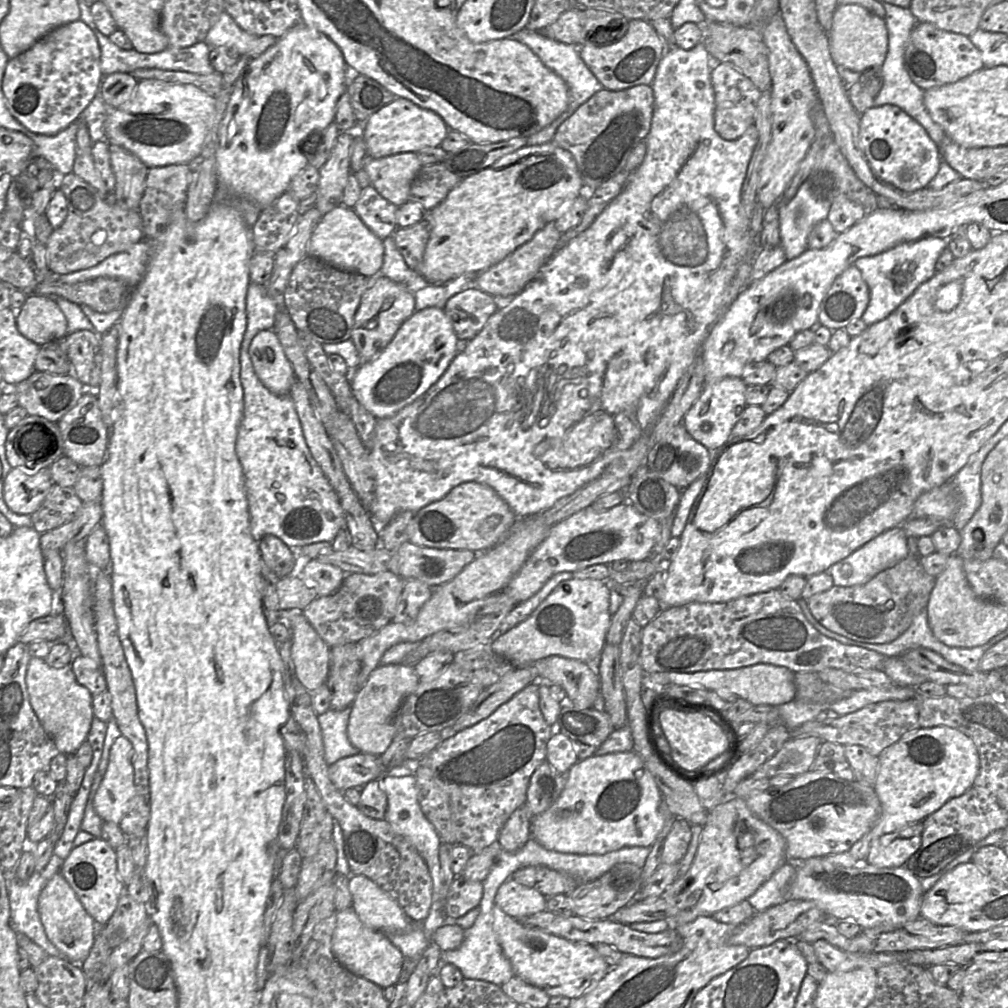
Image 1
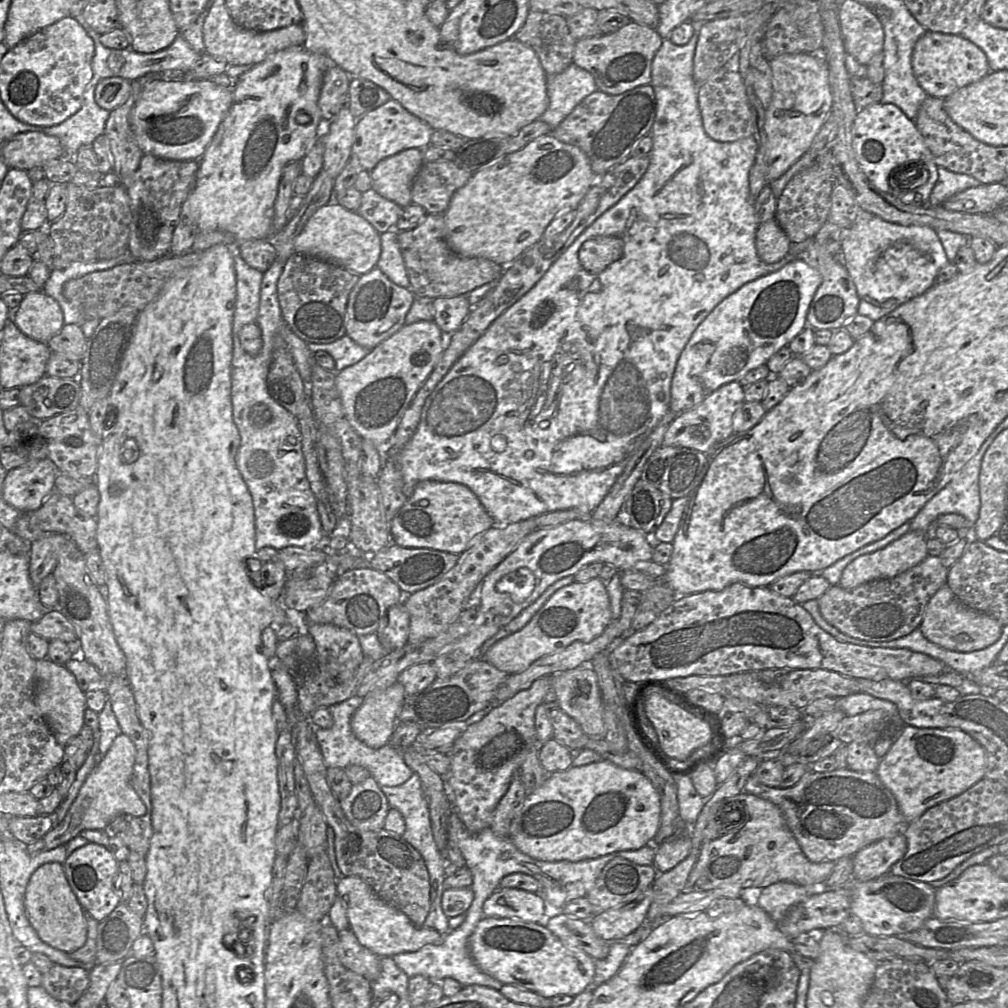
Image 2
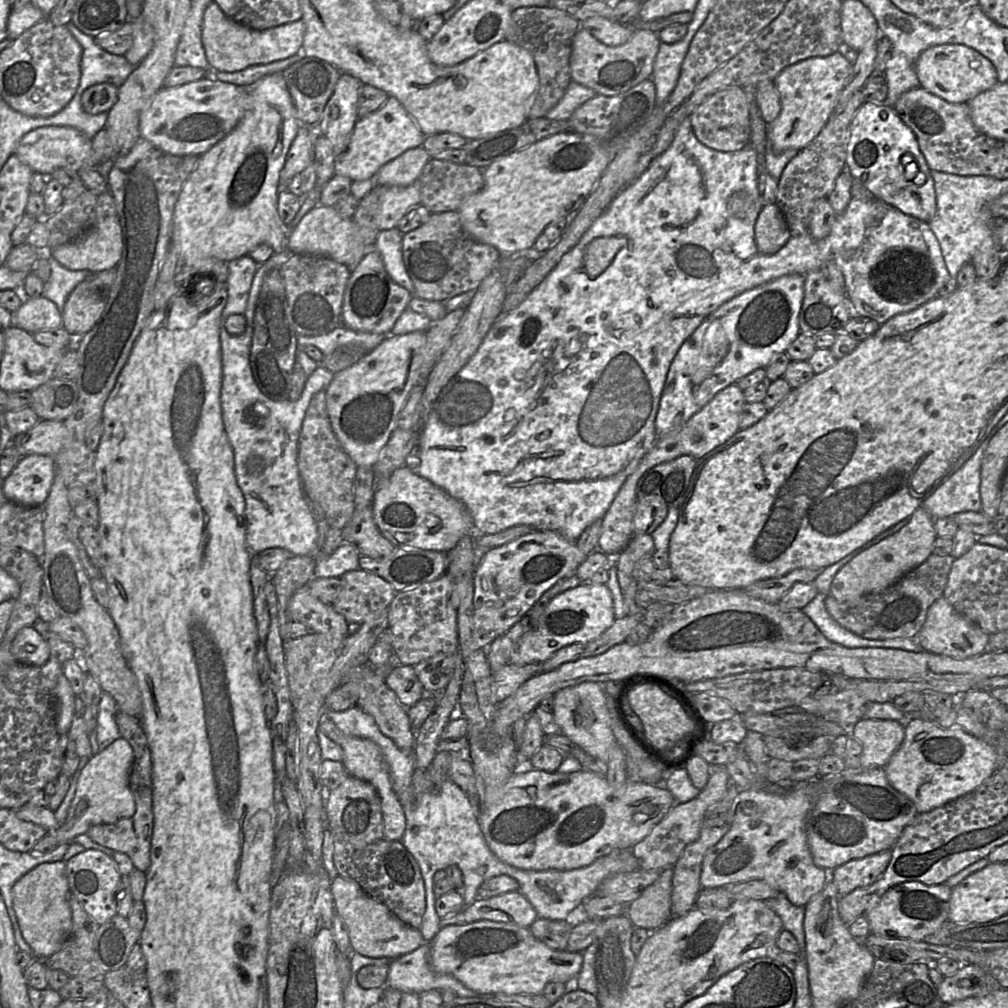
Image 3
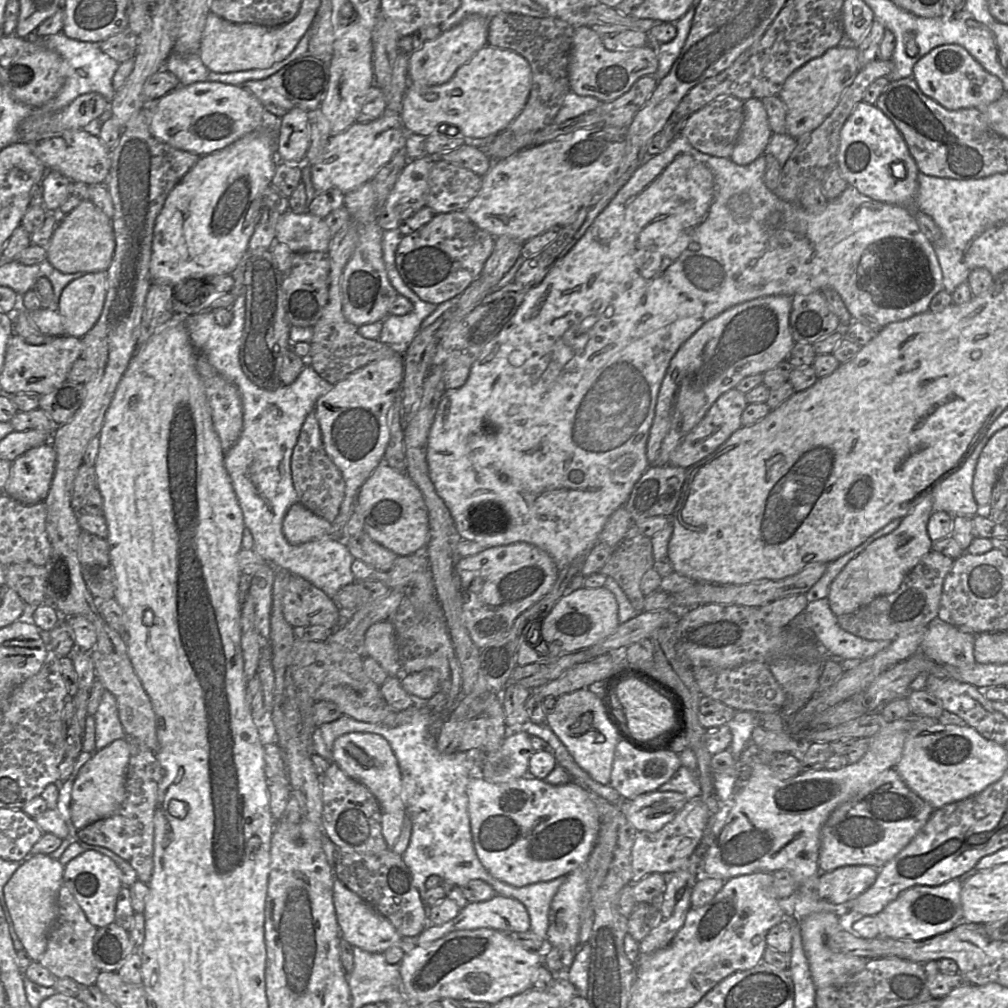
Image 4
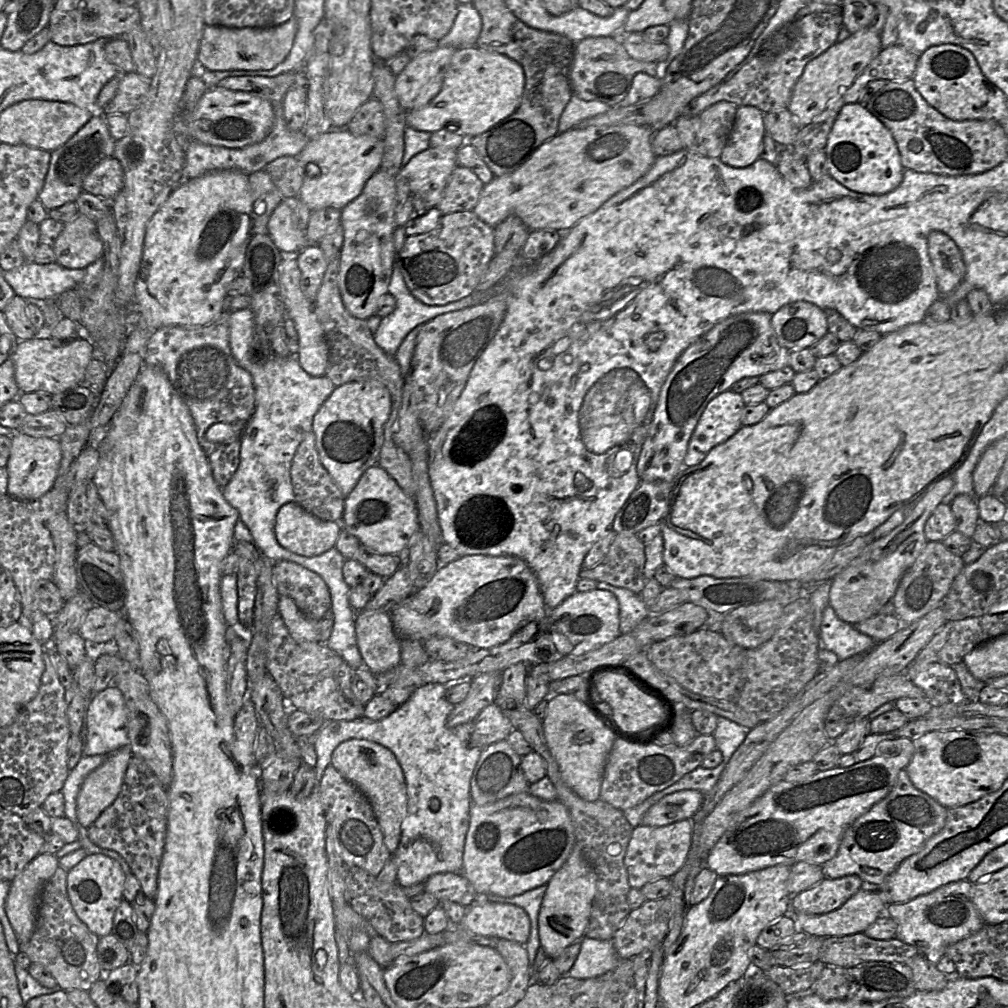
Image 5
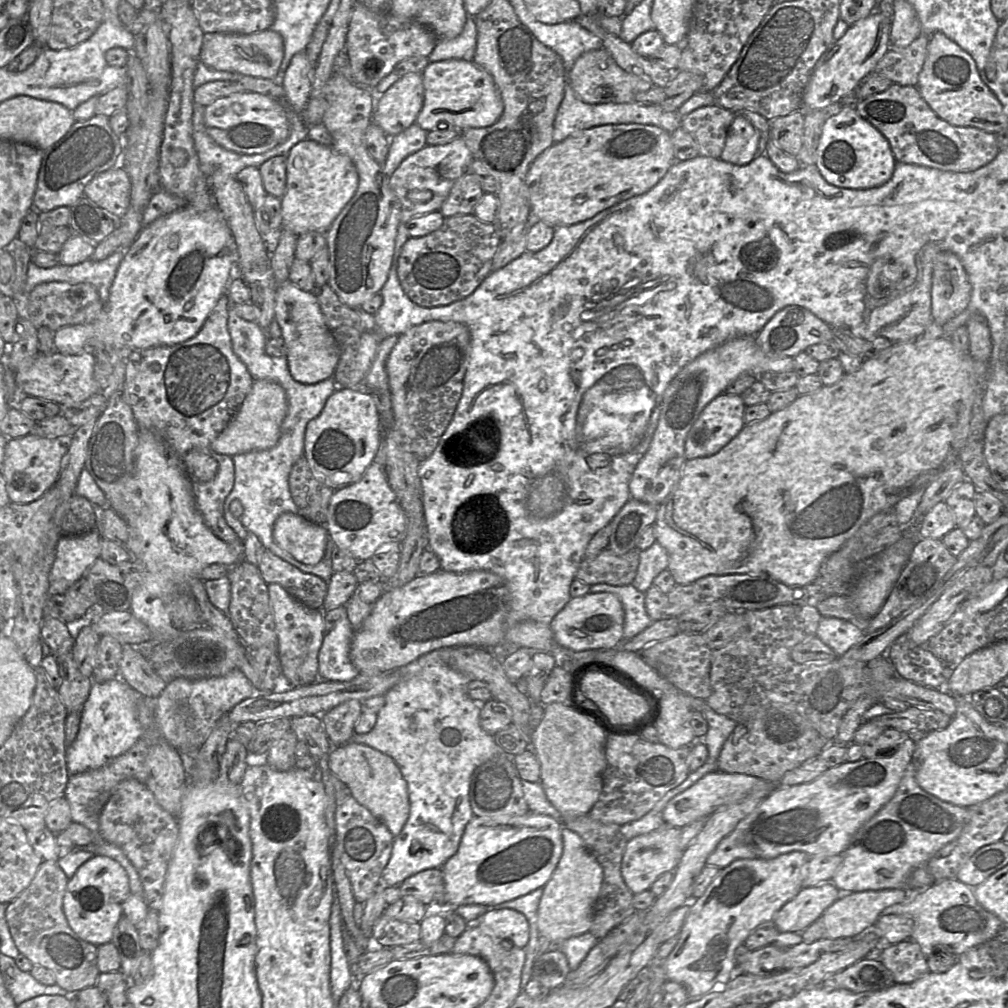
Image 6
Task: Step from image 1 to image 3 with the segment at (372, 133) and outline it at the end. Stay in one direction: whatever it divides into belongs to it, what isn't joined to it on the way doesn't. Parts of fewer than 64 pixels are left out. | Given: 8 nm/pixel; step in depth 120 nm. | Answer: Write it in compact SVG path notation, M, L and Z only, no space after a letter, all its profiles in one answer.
M389 96L378 110L358 118L347 148L335 157L335 175L348 177L352 181L374 179L384 164L409 149L422 146L425 137L399 100Z

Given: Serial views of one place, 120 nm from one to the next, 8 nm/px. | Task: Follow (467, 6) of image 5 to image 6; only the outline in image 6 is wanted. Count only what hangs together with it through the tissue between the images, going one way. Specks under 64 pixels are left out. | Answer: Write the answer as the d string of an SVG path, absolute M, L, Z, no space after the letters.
M468 16L462 32L452 39L438 39L428 56L430 62L449 59L472 61L477 43L477 29L474 17Z

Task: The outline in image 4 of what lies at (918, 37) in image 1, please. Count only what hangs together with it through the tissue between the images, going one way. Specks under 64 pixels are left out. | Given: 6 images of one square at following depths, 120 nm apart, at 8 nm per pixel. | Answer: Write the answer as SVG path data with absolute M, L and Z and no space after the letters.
M944 44L933 48L913 67L912 78L919 89L948 110L983 109L1005 93L1002 81L985 70L961 45Z

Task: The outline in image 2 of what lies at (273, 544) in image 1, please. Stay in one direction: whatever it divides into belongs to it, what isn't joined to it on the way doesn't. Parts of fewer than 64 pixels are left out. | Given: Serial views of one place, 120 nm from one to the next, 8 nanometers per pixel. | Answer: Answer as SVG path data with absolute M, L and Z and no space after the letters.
M270 546L256 550L254 555L247 559L247 571L255 586L264 595L273 600L278 600L281 597L281 593L284 591L288 581L289 573L279 557L279 550Z

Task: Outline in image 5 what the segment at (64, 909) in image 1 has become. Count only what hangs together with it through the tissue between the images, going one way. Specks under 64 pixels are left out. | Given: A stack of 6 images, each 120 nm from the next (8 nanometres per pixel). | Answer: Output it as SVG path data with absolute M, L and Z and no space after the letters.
M43 851L11 881L5 910L19 944L30 940L36 924L39 894L58 866L56 855Z

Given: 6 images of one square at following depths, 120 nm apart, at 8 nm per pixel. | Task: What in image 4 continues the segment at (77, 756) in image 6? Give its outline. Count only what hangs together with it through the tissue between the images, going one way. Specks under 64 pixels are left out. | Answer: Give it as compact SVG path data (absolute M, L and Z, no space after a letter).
M105 690L95 718L95 748L99 751L113 741L124 739L126 733L119 719L118 706L115 696Z

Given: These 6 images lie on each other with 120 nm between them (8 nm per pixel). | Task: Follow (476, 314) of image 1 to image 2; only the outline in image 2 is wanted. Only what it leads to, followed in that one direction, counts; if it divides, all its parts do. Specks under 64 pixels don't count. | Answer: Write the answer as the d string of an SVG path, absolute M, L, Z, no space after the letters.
M466 295L433 299L433 321L446 336L458 331L470 314L472 306Z

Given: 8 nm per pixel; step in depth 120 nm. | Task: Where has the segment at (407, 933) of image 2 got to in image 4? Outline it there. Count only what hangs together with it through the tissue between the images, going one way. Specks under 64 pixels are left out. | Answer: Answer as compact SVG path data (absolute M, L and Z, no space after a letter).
M338 878L334 879L333 901L340 927L340 937L352 946L371 953L384 953L388 948L399 945L405 951L405 954L418 946L416 937L403 938L387 918L347 888Z

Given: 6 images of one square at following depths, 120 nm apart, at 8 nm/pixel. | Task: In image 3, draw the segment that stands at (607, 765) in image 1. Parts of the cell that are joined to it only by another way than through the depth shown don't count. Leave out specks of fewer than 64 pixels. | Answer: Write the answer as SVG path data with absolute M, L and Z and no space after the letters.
M522 767L498 791L497 799L491 806L481 807L481 811L478 813L478 821L489 848L503 862L523 870L546 871L555 869L565 871L589 866L598 858L611 854L616 850L632 849L670 812L675 803L676 801L671 792L662 785L650 785L627 780L622 787L613 788L605 776L589 770L558 773Z

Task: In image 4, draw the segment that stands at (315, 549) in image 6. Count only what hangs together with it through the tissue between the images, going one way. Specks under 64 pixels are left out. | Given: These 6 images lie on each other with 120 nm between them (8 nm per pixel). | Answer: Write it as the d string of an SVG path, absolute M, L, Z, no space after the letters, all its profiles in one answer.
M297 502L287 510L283 519L282 531L290 544L300 545L331 537L332 523Z

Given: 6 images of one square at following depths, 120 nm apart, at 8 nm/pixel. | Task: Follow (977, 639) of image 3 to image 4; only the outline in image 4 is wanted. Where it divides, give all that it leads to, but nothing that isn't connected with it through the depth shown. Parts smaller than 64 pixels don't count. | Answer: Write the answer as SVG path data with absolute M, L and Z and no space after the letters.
M937 617L927 626L920 652L936 664L972 667L976 663L975 636L976 634L964 632Z

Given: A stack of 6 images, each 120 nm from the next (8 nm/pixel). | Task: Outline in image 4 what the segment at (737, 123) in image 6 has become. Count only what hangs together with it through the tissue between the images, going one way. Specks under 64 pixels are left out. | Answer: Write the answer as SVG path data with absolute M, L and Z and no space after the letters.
M760 99L744 101L744 119L735 147L730 156L738 165L748 165L765 154L772 135L766 109Z

